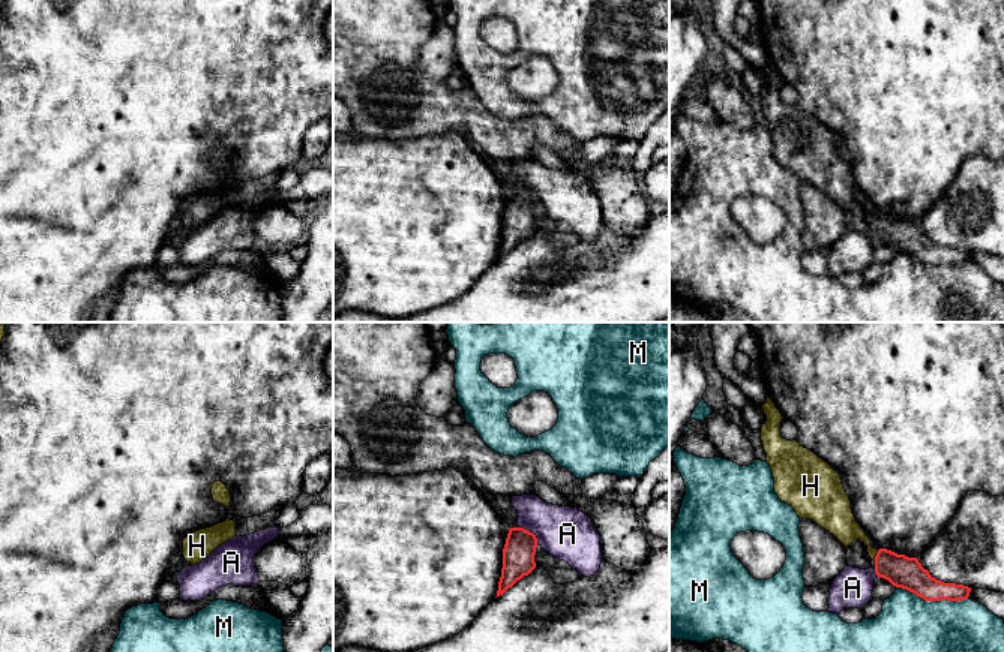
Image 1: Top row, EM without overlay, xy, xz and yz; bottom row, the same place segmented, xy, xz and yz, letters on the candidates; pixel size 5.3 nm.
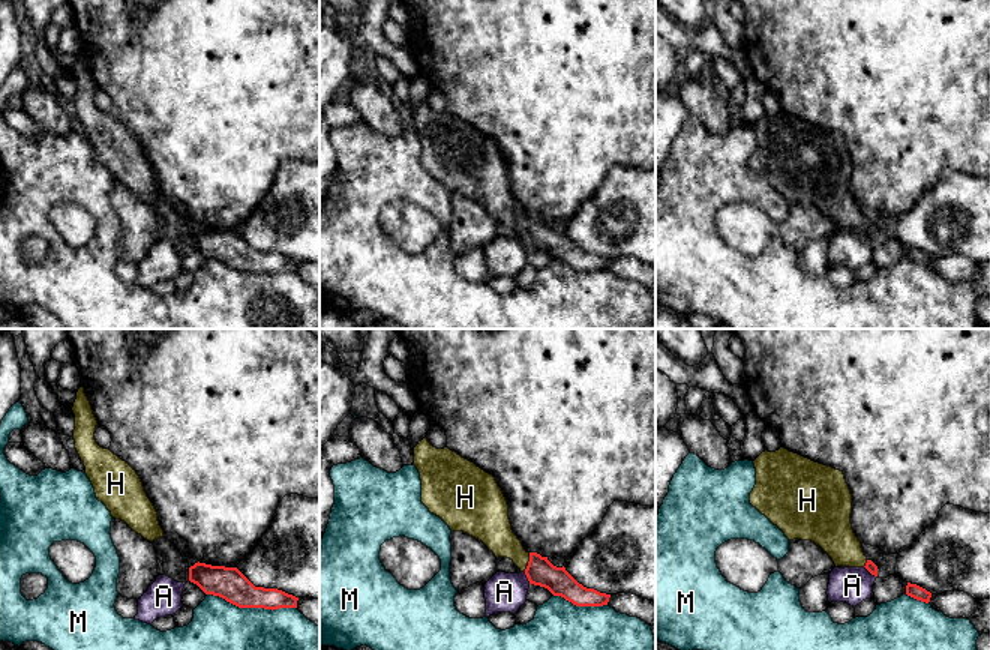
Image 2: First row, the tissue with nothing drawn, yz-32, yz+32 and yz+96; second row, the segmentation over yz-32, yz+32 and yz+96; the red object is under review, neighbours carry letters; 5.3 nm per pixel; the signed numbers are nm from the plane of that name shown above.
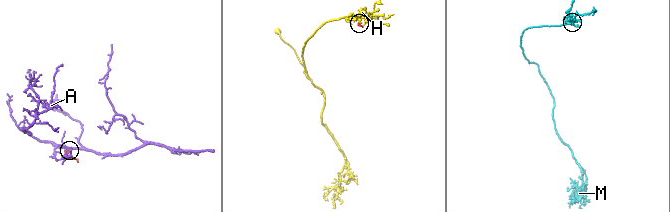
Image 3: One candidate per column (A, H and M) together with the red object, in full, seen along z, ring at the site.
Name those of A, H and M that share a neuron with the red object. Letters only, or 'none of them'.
H

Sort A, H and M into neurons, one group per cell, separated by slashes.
A / H / M

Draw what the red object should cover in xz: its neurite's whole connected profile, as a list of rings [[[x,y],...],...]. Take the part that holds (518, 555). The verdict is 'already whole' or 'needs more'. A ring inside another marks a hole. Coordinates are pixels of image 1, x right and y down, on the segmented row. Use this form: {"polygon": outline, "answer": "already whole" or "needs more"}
{"polygon": [[[510,528],[503,549],[503,568],[498,582],[497,597],[503,595],[524,576],[534,568],[537,538],[524,528]]], "answer": "already whole"}

